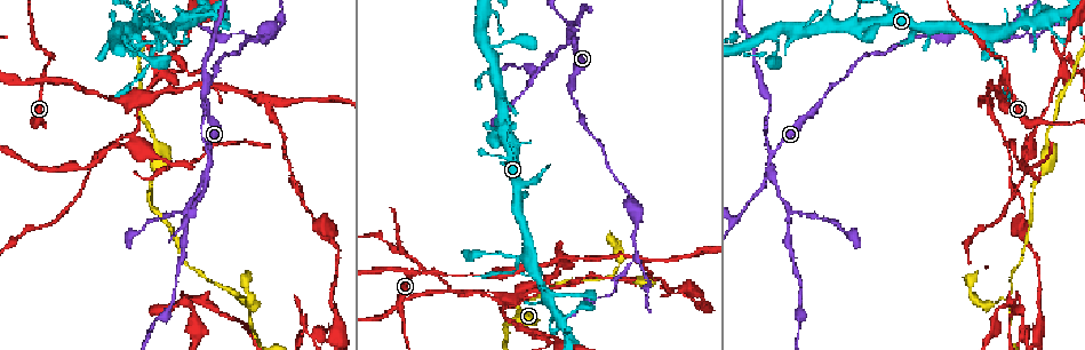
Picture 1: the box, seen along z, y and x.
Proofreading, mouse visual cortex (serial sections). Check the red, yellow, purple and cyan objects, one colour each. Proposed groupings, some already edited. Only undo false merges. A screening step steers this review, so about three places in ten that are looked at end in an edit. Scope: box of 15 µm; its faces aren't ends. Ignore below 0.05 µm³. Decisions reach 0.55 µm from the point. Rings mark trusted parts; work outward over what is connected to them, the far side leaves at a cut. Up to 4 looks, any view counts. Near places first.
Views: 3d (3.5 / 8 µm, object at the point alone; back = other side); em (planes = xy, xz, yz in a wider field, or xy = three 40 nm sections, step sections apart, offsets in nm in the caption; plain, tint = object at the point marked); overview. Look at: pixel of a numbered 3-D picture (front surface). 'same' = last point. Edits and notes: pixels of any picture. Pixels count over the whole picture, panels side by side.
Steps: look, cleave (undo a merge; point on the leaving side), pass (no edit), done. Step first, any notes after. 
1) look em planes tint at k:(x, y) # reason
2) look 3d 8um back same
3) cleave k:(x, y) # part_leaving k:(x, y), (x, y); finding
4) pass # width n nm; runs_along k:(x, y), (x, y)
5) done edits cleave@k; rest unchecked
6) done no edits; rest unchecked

look 3d 3.5um at 1:(501, 99) # thick turns thin

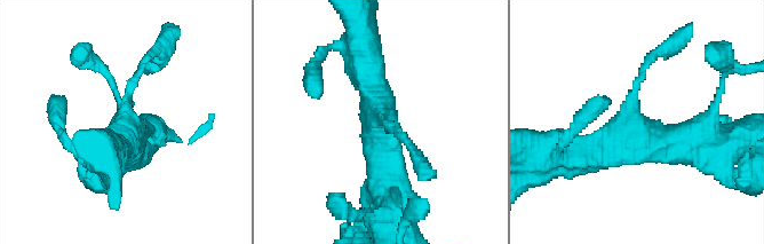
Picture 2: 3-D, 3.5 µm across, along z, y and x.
look em xy step 5 tint at 2:(125, 138) # arms 3; arm_widths 150, 450, 500 nm

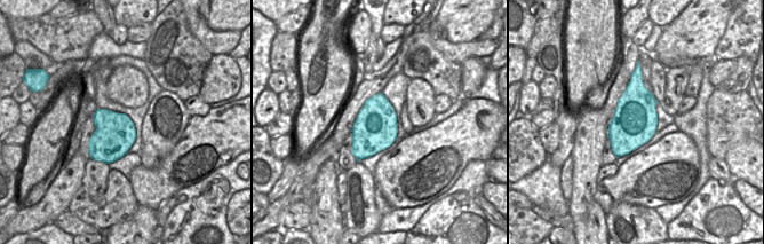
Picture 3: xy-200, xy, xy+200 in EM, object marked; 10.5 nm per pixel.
pass # width 460 nm; runs_along 2:(388, 199), (380, 107), (366, 53); all the same cell

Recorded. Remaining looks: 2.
look em xy step 3 tint at 1:(45, 81) # four or more arms meet

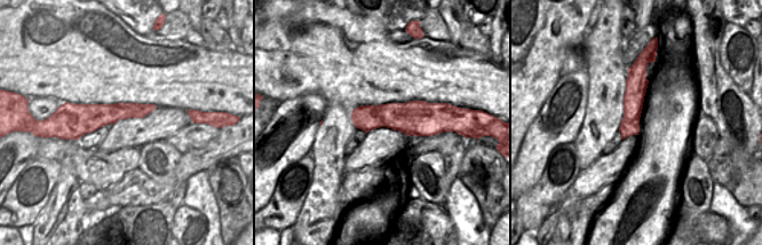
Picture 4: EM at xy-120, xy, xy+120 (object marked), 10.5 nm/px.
look 3d 3.5um same # wider look

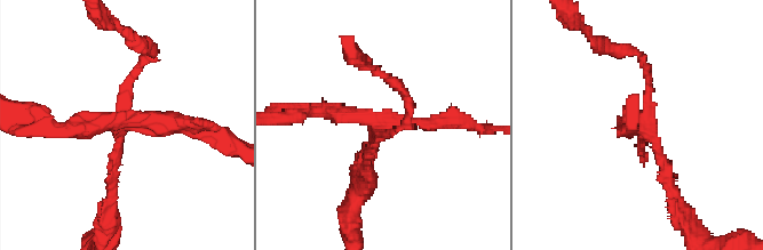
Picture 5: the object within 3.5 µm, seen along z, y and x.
cleave 5:(333, 107) # arms 4; arm_widths 100, 150, 150, 250 nm; part_leaving 5:(120, 124), (166, 118), (225, 138); two cells meet here

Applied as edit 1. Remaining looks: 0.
done edits cleave@5; rest unchecked

